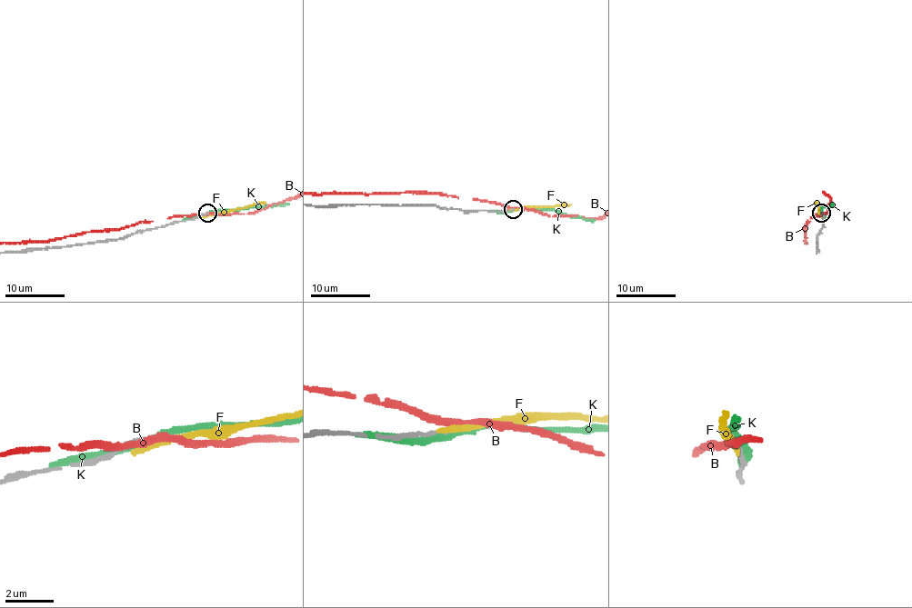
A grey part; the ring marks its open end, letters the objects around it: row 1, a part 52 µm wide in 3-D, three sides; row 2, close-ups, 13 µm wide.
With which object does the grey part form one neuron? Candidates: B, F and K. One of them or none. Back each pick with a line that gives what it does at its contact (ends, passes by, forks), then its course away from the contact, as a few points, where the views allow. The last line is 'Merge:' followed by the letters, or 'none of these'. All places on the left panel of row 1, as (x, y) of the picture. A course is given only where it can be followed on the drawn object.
Merge: none of these

